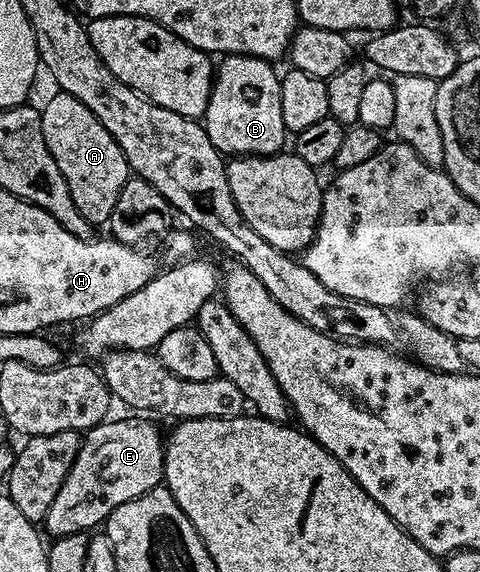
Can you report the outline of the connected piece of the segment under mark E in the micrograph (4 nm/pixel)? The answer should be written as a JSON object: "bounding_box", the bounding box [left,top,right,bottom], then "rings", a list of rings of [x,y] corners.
{"bounding_box":[42,418,165,537],"rings":[[[109,418],[83,433],[78,458],[74,458],[74,466],[70,466],[70,474],[66,474],[66,482],[62,482],[62,490],[58,490],[42,522],[43,531],[48,531],[49,537],[95,529],[92,527],[103,525],[122,502],[161,487],[165,445],[162,432],[160,436],[159,430],[148,421],[151,419],[136,419],[140,420]]]}

